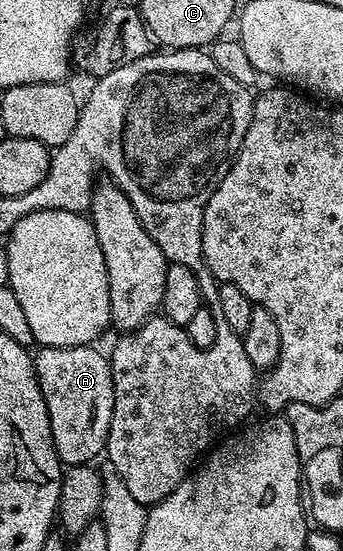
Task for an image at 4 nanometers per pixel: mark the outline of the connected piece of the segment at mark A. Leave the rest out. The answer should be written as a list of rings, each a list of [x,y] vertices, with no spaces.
[[[96,345],[43,346],[33,358],[33,375],[45,401],[49,438],[57,461],[66,467],[84,466],[102,457],[113,415],[113,368]]]

